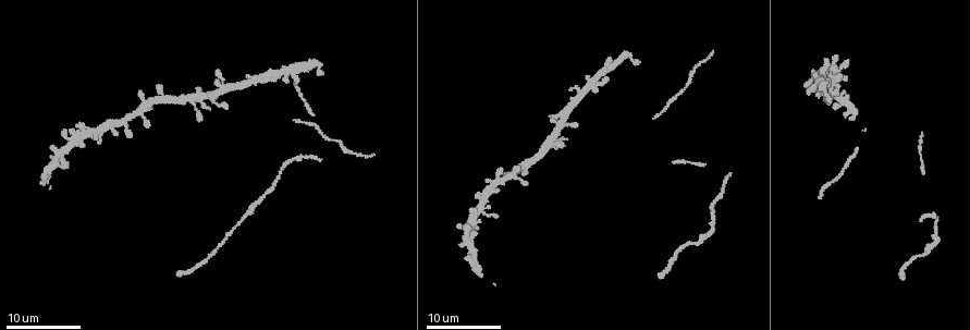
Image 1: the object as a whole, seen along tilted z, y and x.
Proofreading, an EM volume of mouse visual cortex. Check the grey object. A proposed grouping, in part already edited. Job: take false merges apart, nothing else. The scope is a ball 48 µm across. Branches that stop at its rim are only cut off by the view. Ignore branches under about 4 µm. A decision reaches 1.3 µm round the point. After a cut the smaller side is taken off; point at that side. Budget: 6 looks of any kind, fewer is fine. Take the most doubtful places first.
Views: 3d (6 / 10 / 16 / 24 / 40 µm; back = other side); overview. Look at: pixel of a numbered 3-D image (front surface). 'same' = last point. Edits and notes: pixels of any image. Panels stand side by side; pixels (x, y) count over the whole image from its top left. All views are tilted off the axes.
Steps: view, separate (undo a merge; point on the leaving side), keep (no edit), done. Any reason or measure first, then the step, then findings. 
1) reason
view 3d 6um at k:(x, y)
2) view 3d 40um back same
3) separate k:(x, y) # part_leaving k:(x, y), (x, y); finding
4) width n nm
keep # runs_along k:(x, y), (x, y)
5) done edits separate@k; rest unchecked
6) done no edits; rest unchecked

view 3d 10um at 1:(666, 104)

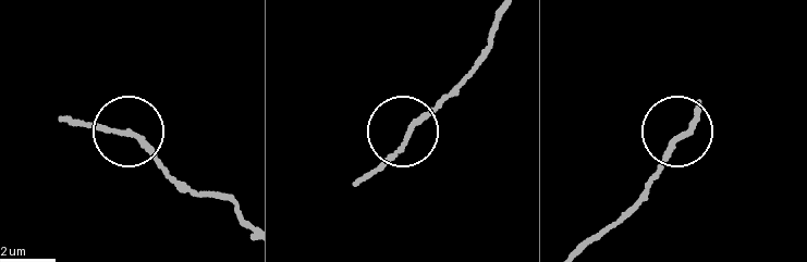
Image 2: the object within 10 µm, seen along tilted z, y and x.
view 3d 6um at 2:(415, 127)

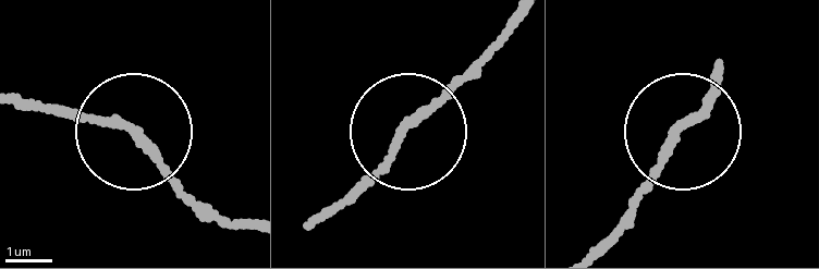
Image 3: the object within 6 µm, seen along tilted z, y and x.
keep # all the same neuron

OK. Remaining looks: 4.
four-way junction
view 3d 16um at 1:(123, 122)

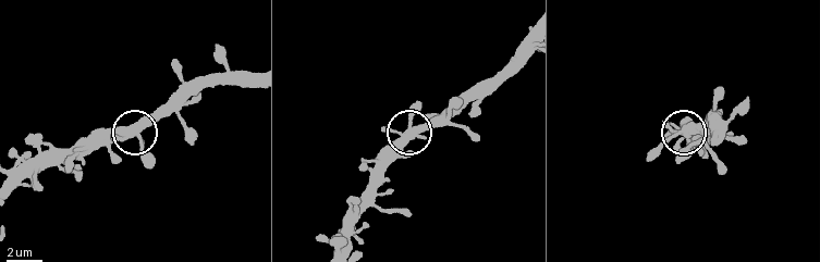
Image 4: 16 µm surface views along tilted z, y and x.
arms 4
keep # runs_along 4:(249, 77), (176, 97), (148, 115), (135, 133), (148, 163); continuous, no second neuron

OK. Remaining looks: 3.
thin neck
view 3d 10um at 1:(596, 73)

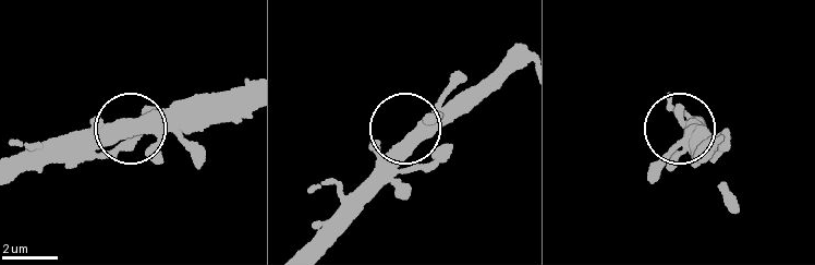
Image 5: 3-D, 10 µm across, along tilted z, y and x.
view 3d 10um back at 5:(126, 132)

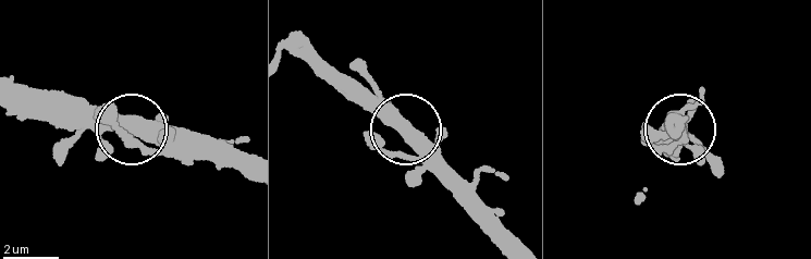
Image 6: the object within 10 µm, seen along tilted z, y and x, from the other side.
keep # all the same neuron

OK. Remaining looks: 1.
done no edits; rest unchecked

